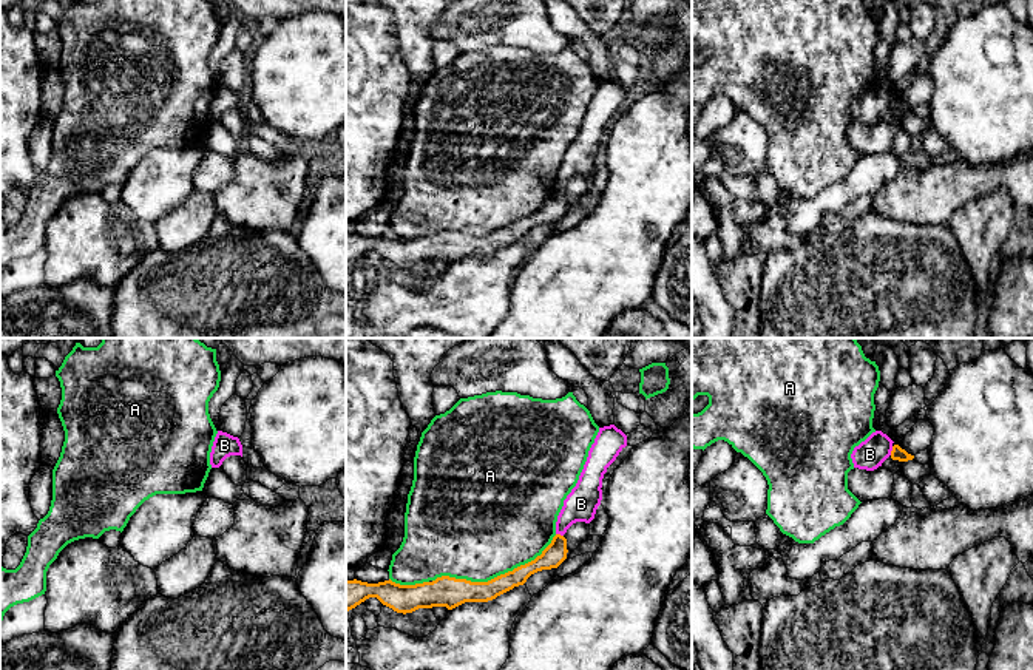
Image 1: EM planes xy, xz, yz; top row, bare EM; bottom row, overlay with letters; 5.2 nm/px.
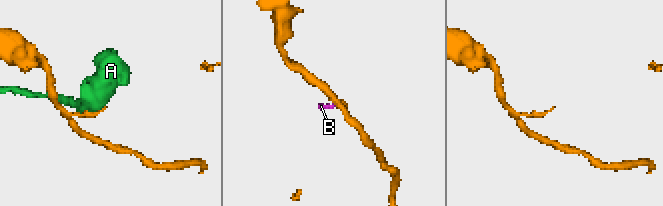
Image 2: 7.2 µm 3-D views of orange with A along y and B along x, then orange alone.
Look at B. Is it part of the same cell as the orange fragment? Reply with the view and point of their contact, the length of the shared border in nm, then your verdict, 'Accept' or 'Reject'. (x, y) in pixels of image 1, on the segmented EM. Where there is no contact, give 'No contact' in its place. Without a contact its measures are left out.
Touches orange at yz (891, 451). Shared border 50 nm. Accept

